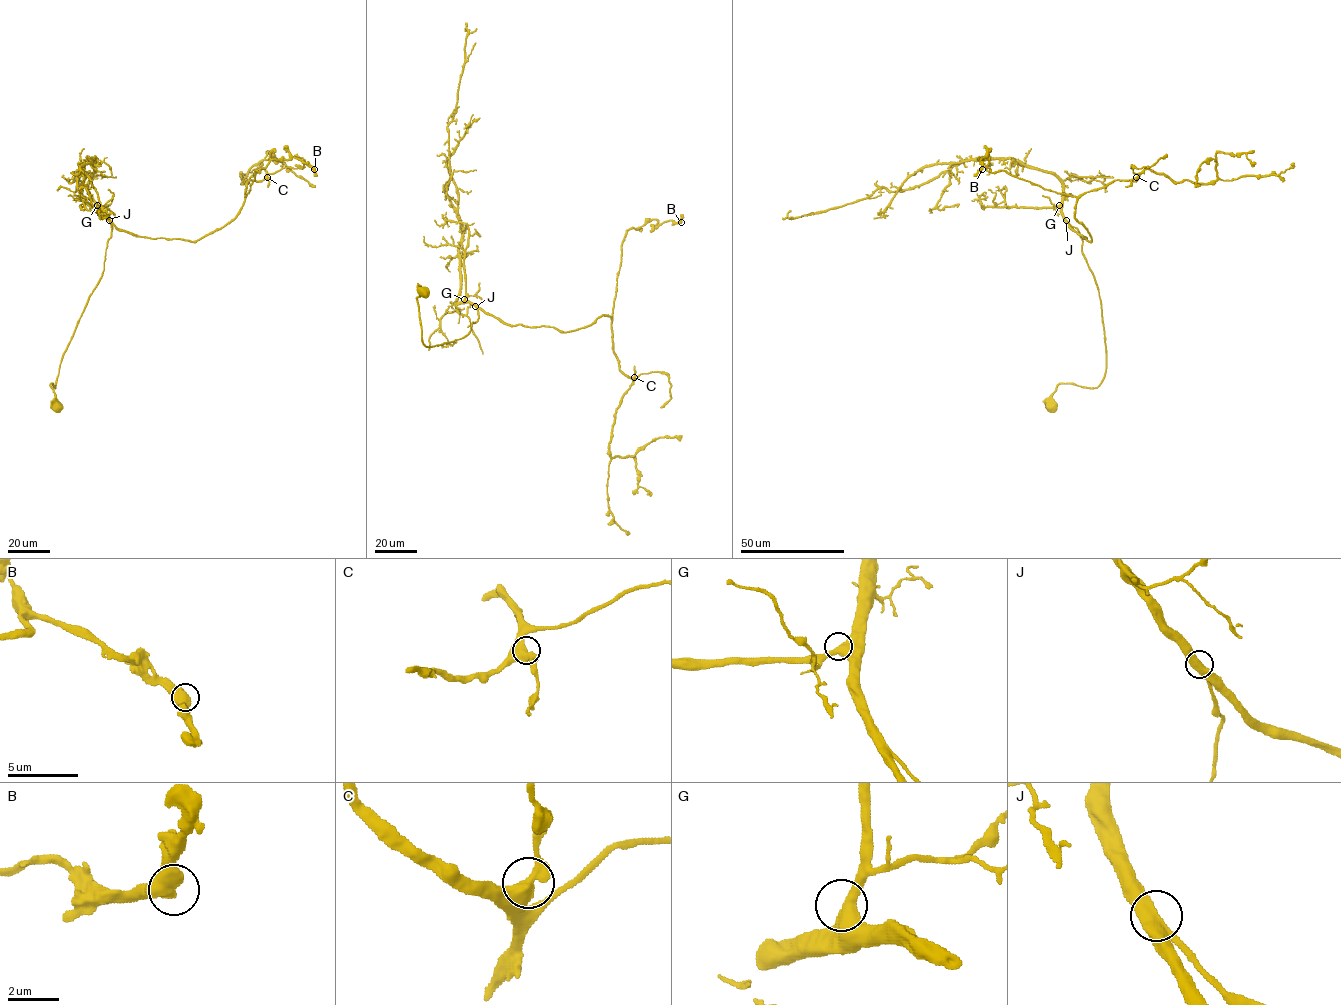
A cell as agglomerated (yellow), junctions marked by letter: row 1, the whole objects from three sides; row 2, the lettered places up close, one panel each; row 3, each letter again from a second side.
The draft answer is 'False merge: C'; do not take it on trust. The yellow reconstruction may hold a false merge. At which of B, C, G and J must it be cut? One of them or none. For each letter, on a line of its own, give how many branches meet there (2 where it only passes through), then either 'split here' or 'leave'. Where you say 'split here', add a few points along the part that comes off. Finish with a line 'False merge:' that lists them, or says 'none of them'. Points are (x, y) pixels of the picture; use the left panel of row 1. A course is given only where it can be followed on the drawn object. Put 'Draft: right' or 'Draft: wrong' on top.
Draft: wrong
B: 2 branches meet; leave
C: 2 branches meet; leave
G: 2 branches meet; leave
J: 2 branches meet; leave
False merge: none of them

